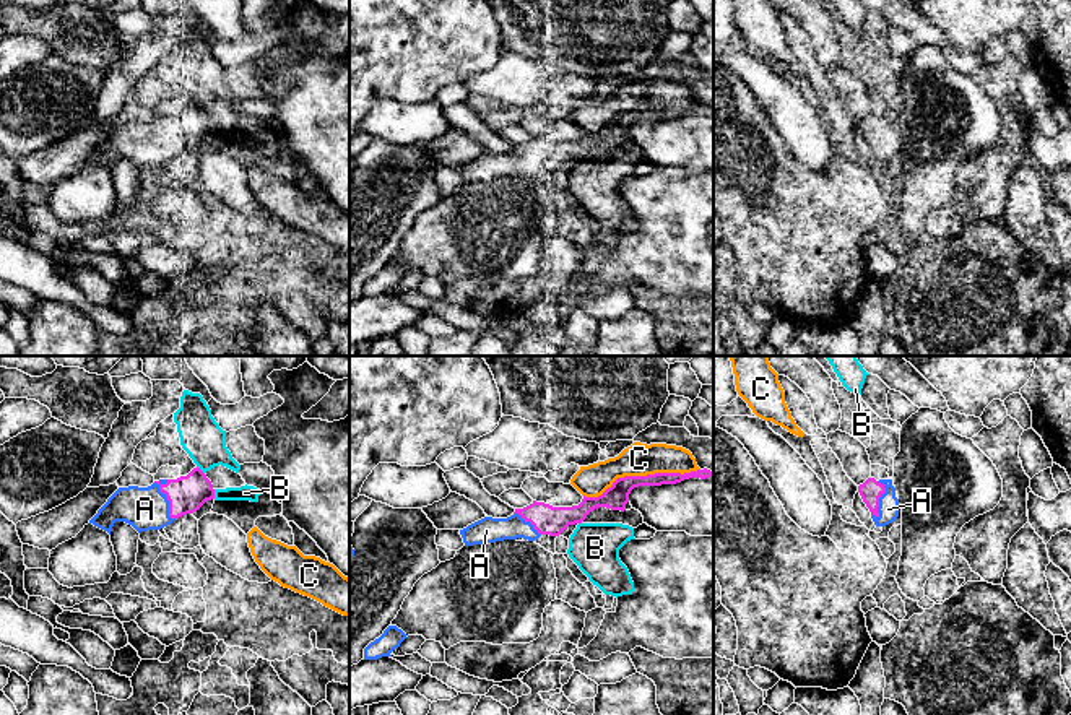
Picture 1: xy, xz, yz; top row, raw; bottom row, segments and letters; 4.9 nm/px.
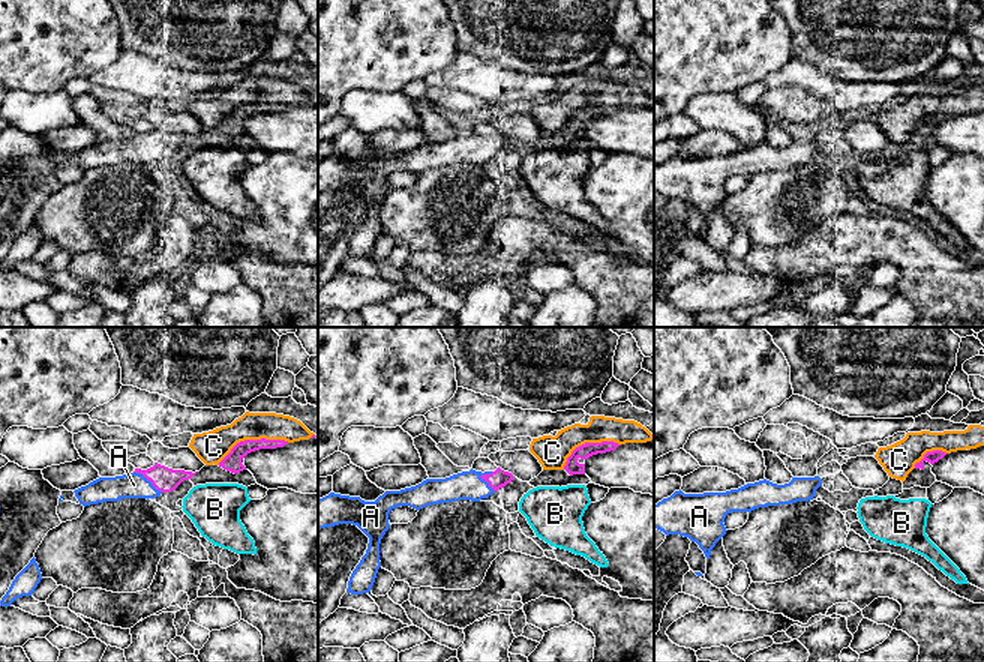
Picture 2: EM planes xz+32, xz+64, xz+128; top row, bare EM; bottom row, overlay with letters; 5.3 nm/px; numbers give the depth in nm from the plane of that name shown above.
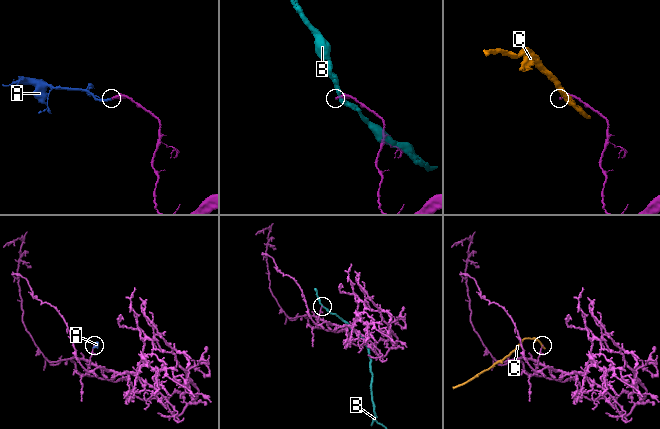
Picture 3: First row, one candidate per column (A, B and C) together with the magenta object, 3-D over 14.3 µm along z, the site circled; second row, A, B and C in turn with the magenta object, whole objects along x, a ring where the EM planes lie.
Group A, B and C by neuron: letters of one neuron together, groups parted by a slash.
A / B C

